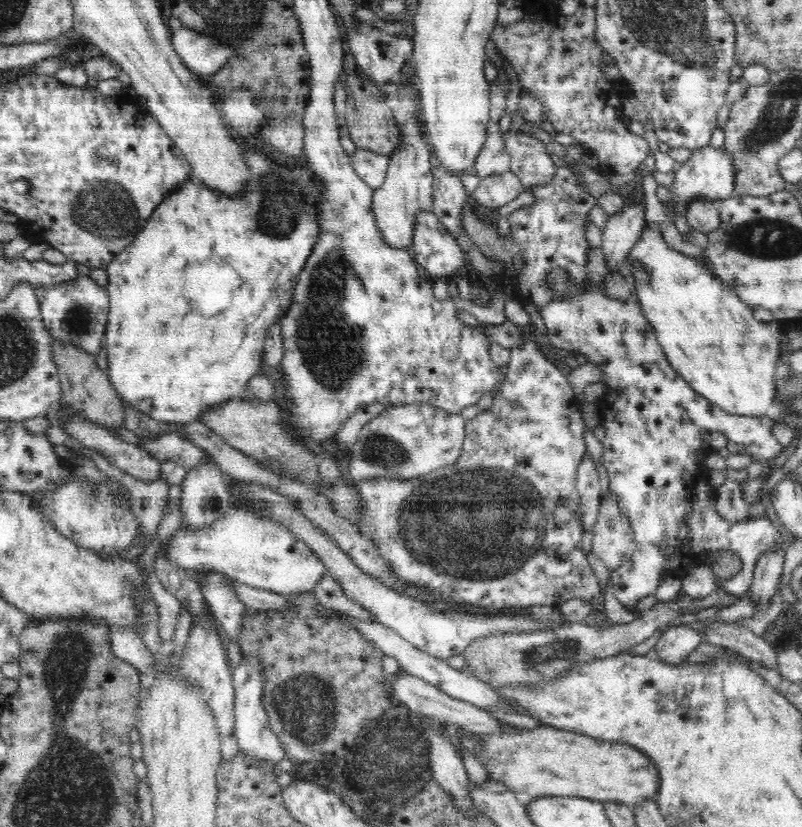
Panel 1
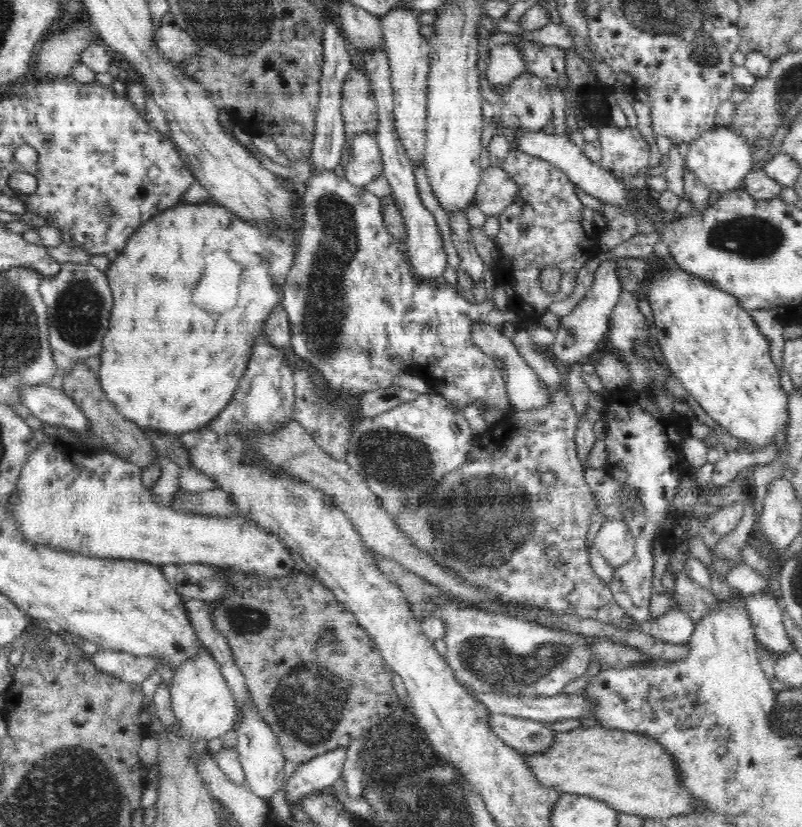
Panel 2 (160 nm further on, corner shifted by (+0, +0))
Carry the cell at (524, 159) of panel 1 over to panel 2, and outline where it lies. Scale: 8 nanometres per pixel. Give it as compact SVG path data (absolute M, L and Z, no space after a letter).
M528 71L520 74L519 77L513 78L507 86L507 89L499 94L500 100L502 100L502 106L481 106L486 112L492 110L495 112L496 117L503 124L504 142L509 149L513 148L518 150L518 147L514 146L516 142L516 131L538 131L542 130L545 126L548 126L552 122L552 98L550 97L548 85L544 82L544 79L536 77L536 74L532 74Z

